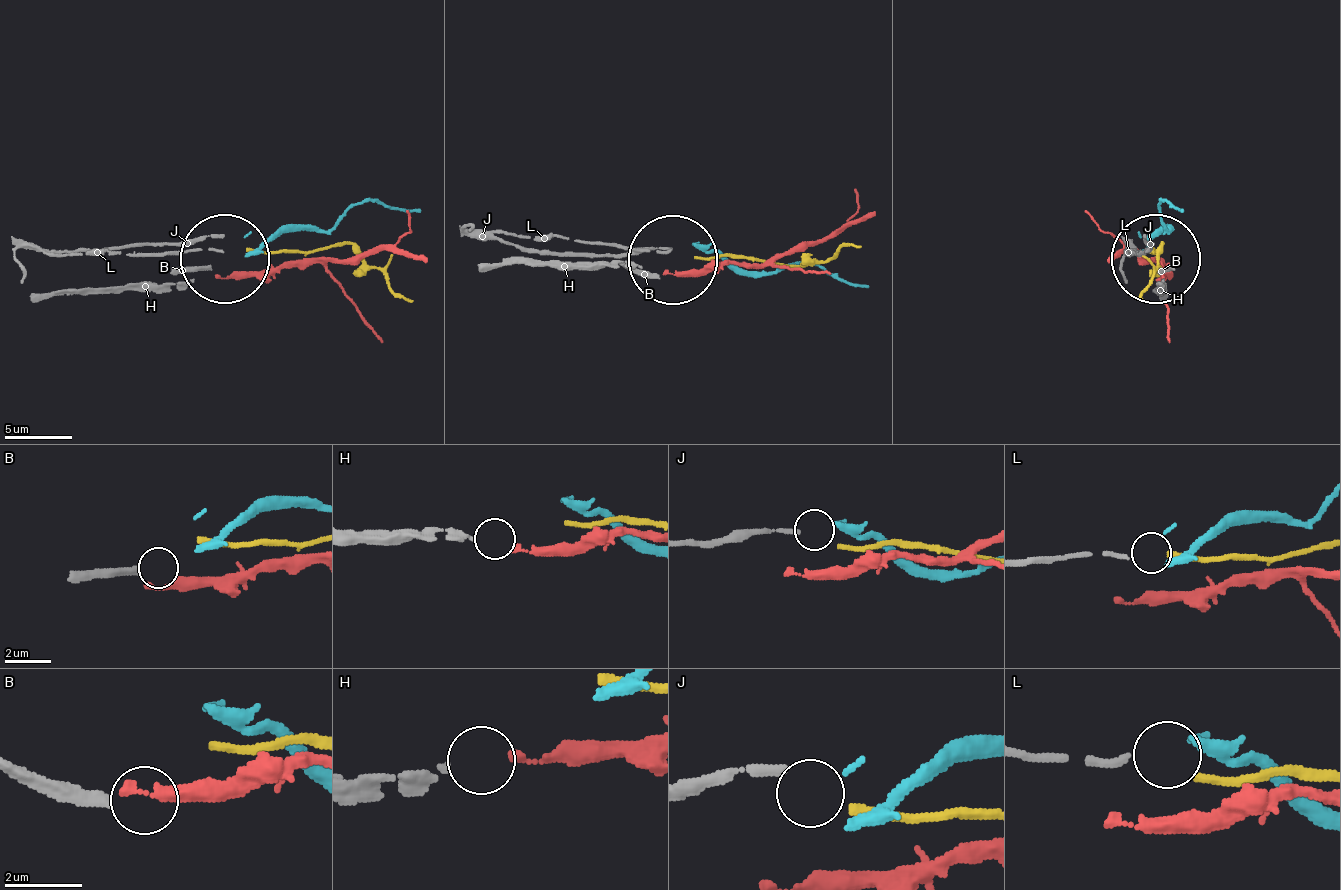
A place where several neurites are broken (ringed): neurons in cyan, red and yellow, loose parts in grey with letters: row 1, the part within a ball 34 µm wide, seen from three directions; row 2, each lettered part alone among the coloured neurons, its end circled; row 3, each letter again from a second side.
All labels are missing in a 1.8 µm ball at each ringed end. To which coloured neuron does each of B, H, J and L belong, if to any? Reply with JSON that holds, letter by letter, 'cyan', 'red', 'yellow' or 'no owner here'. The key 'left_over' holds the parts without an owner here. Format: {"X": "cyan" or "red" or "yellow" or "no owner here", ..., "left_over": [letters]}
{"B": "no owner here", "H": "red", "J": "cyan", "L": "yellow", "left_over": ["B"]}

